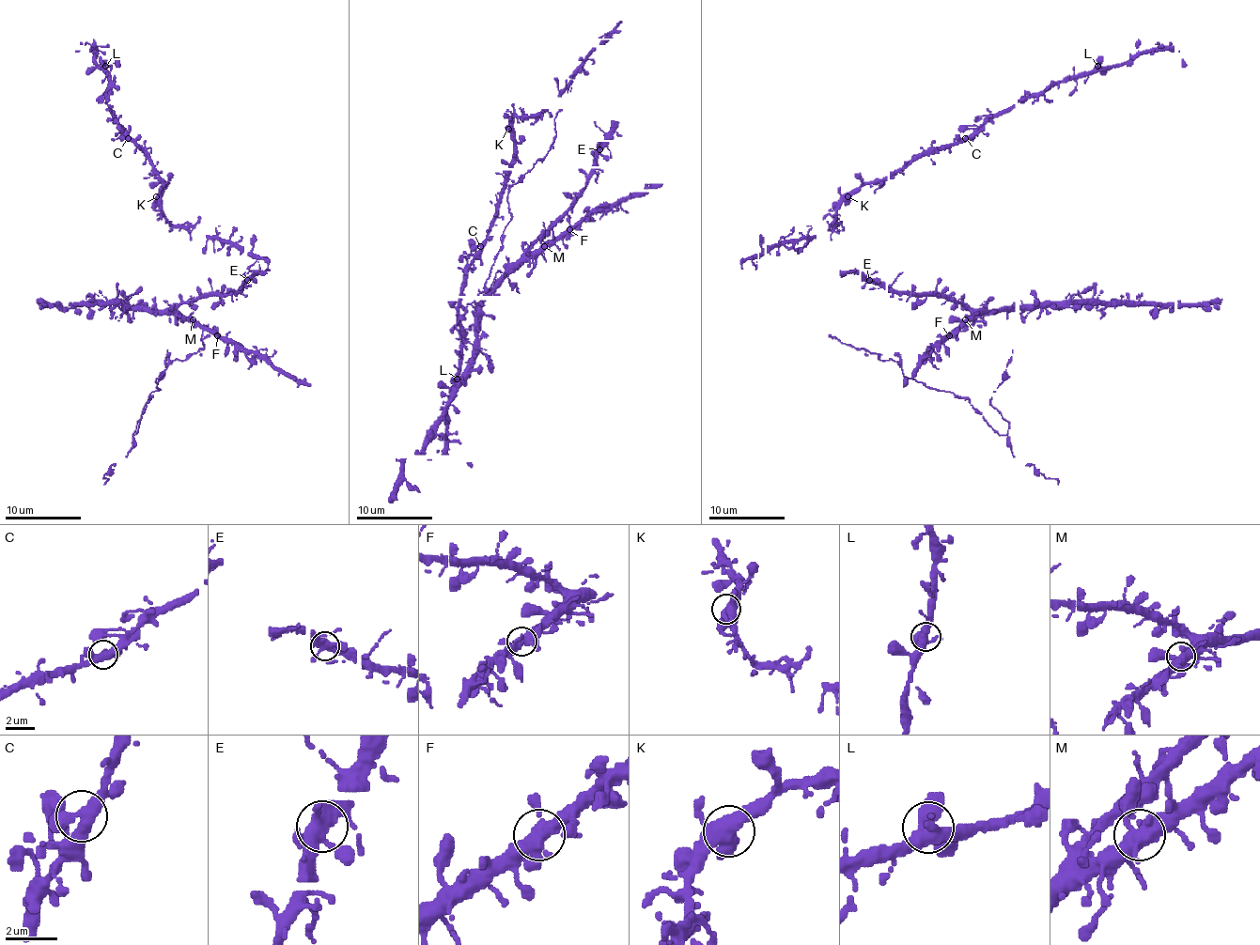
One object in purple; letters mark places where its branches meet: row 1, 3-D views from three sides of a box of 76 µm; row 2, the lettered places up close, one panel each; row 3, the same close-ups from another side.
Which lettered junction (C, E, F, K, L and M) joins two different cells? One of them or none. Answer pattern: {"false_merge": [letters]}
{"false_merge": []}

